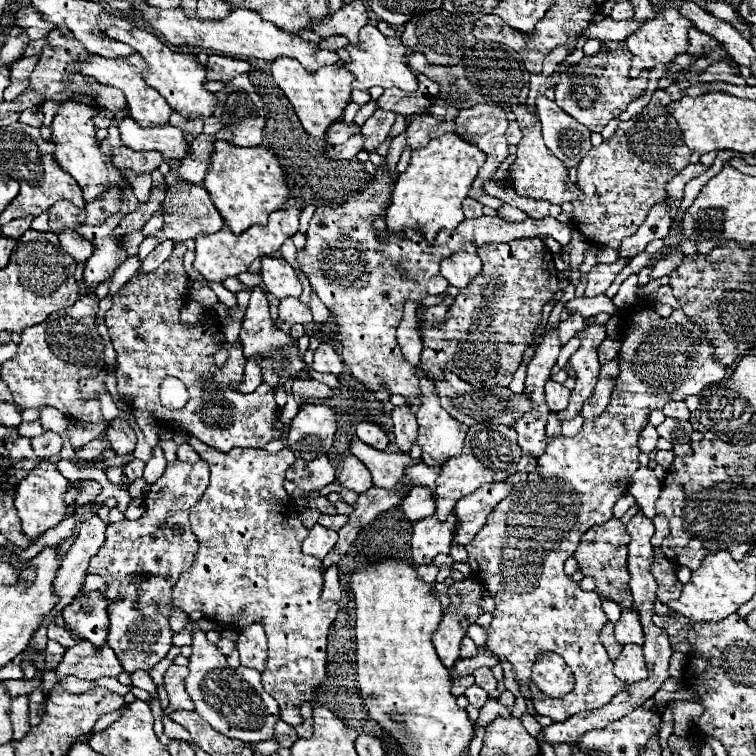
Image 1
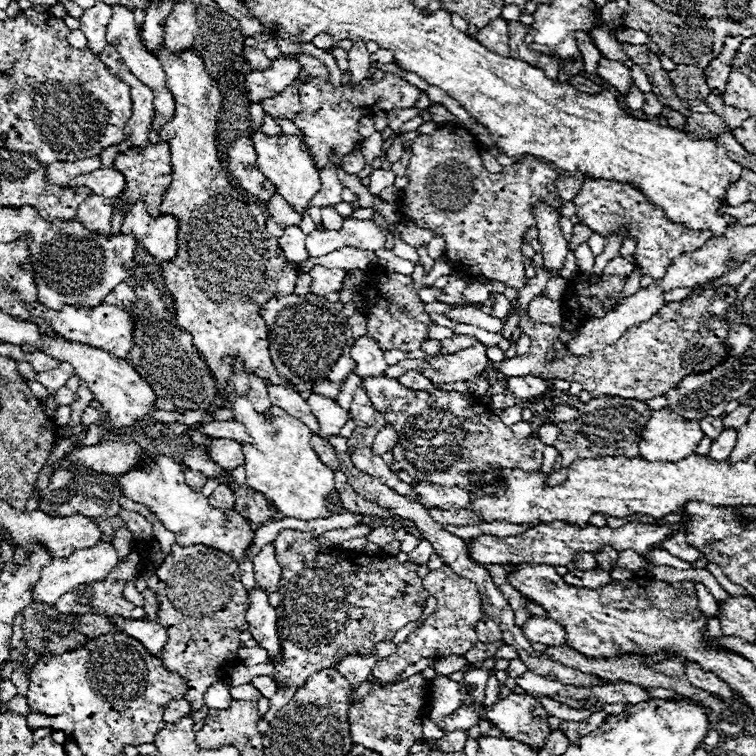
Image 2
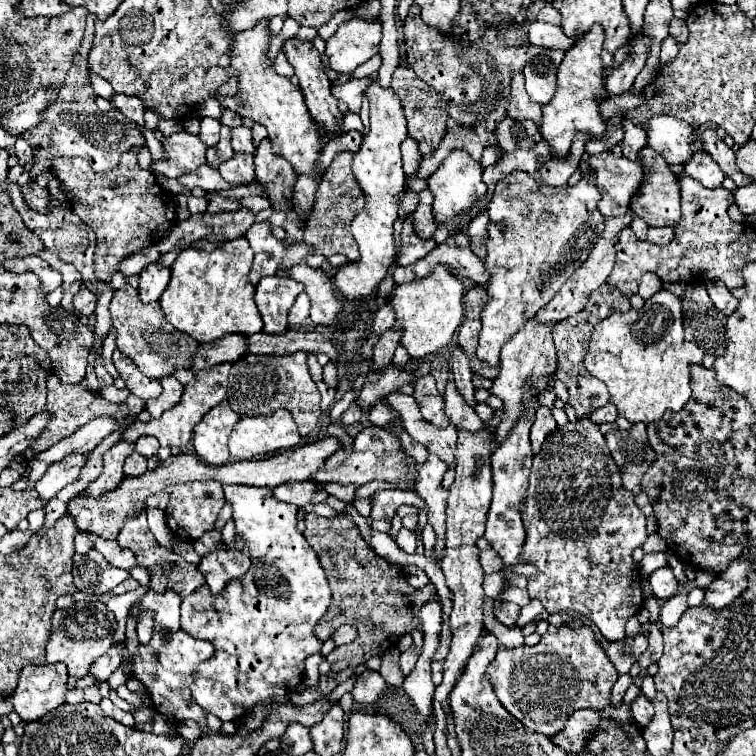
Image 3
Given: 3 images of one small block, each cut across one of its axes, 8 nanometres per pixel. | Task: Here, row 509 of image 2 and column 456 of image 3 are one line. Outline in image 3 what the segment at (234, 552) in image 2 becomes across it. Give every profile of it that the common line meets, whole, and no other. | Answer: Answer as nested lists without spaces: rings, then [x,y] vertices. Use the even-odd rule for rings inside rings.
[[[456,148],[446,156],[446,160],[440,164],[440,168],[428,178],[428,188],[434,194],[432,212],[434,212],[434,218],[438,224],[458,226],[458,224],[450,224],[450,222],[456,222],[458,216],[466,208],[470,208],[480,196],[486,194],[486,184],[482,182],[482,170],[484,168],[480,164],[476,164],[466,150]]]

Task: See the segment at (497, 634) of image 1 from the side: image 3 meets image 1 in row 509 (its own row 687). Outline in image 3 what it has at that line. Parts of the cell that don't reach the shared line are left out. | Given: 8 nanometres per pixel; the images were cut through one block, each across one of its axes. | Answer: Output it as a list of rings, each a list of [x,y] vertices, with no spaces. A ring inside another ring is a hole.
[[[560,626],[556,634],[542,636],[536,646],[514,650],[498,646],[498,654],[486,672],[502,706],[532,732],[548,738],[556,736],[576,710],[602,710],[608,706],[612,686],[618,678],[616,668],[588,626],[580,630]]]

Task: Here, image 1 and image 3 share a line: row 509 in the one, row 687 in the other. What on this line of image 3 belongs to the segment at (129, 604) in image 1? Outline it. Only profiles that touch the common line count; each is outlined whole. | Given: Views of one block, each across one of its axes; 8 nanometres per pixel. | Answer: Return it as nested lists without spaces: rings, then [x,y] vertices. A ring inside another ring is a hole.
[[[184,630],[178,632],[160,632],[152,634],[152,640],[146,646],[140,646],[134,656],[134,676],[146,686],[154,708],[170,718],[168,722],[180,724],[184,720],[196,720],[202,728],[206,728],[206,710],[202,710],[190,692],[196,666],[200,662],[210,660],[214,654],[214,646],[204,640],[196,640]]]

